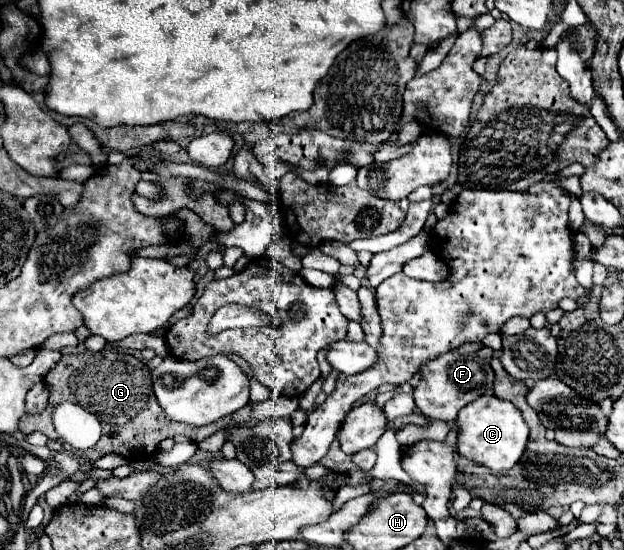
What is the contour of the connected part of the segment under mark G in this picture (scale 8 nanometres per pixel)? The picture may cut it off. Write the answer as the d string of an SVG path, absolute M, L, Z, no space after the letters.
M105 347L97 353L85 349L83 353L63 355L61 361L45 375L45 387L49 391L49 407L41 413L23 415L23 419L19 421L19 431L23 431L25 435L39 431L45 433L49 439L55 439L53 434L57 432L49 419L53 405L57 401L75 401L83 409L95 413L103 425L103 435L99 443L85 451L85 457L89 461L95 461L107 453L117 453L129 461L137 461L155 453L163 439L173 439L177 435L185 435L191 441L199 443L229 425L233 419L233 415L227 415L227 419L219 419L219 423L211 423L207 427L187 427L185 423L171 423L163 415L163 409L153 395L151 369L141 359L111 347Z

